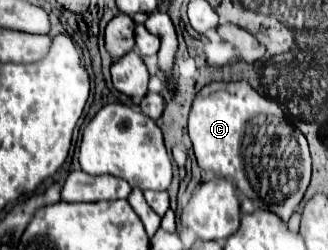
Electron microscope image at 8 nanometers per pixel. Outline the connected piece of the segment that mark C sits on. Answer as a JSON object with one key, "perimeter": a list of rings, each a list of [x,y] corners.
{"perimeter":[[[247,81],[209,83],[197,93],[193,101],[193,107],[189,113],[189,137],[201,169],[213,171],[215,175],[231,179],[249,199],[255,201],[259,209],[267,209],[279,215],[283,221],[289,221],[289,217],[295,213],[295,209],[299,207],[309,187],[311,155],[309,155],[305,135],[287,123],[285,113],[281,111],[279,105],[275,107],[269,99],[261,97]]]}

